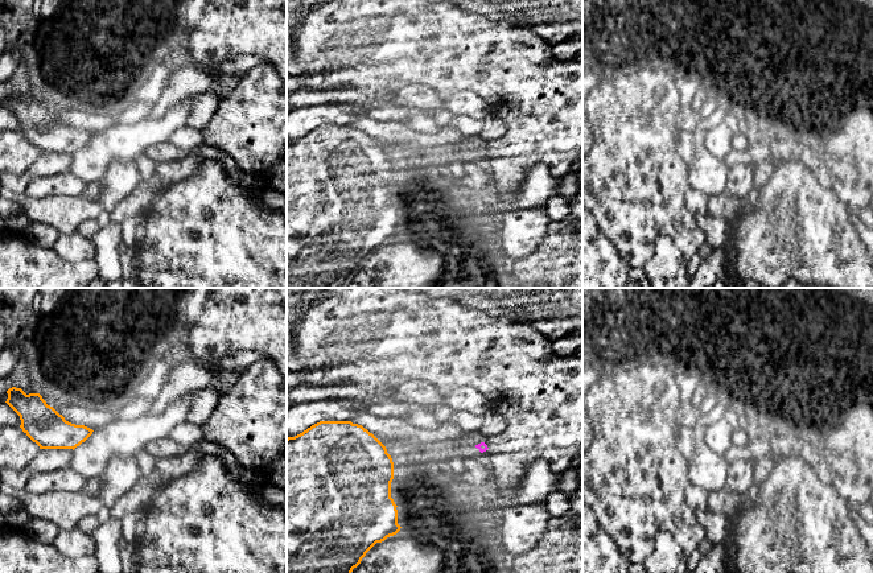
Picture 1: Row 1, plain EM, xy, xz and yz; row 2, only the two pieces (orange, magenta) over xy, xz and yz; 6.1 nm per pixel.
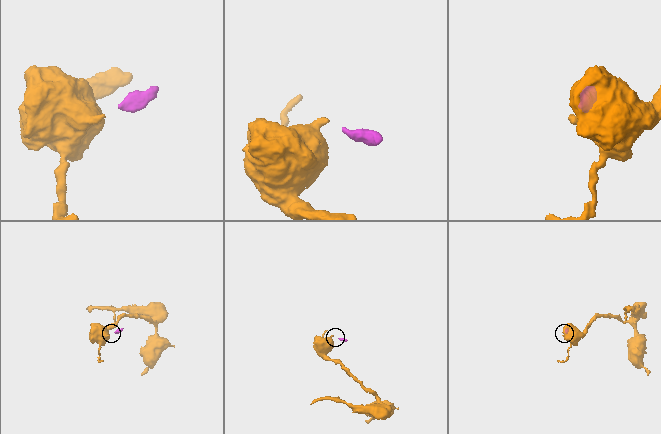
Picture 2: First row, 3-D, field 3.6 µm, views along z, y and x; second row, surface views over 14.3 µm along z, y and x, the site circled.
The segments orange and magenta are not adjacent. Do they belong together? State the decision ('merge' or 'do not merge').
merge

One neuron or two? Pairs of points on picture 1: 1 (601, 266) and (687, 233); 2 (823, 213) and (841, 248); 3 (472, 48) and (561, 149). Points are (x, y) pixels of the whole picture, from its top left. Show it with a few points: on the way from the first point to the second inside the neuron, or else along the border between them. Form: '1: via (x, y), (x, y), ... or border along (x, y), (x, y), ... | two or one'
1: border along (602, 231), (618, 255), (630, 267) | two
2: via (824, 222), (824, 231), (832, 239) | one
3: via (497, 73), (548, 124) | one

